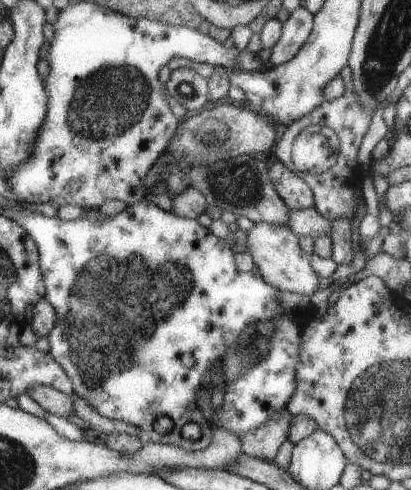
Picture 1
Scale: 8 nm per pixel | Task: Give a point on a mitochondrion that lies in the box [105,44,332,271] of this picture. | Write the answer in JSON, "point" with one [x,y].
{"point":[208,136]}

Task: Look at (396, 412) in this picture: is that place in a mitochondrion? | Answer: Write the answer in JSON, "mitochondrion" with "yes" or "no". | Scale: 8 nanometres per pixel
{"mitochondrion":"yes"}

